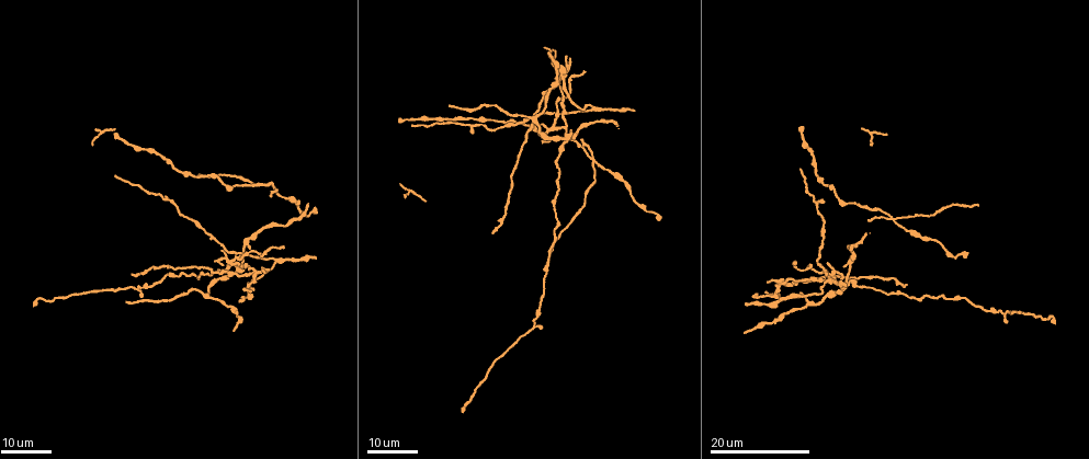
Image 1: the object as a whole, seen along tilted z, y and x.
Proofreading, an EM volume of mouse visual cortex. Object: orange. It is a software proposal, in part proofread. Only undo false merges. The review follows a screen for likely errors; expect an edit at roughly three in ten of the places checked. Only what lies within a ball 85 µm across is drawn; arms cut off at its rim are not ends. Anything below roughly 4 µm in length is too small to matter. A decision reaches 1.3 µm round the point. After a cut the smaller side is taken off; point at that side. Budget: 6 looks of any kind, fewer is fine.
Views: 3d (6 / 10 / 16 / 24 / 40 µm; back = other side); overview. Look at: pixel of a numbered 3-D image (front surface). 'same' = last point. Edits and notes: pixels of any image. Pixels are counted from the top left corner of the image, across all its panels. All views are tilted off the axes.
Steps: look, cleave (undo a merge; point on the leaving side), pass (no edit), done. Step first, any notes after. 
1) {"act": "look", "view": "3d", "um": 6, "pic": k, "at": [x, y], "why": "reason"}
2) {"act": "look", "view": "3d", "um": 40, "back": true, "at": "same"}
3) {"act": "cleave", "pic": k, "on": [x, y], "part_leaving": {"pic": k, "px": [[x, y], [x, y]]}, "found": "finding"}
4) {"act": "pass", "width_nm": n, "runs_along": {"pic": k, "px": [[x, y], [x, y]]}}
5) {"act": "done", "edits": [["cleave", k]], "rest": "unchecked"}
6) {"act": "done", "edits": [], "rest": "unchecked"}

{"act": "look", "view": "3d", "um": 24, "pic": 1, "at": [536, 116], "why": "small branch off a trunk"}

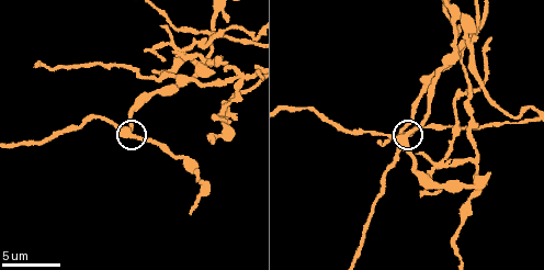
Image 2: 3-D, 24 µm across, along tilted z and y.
{"act": "look", "view": "3d", "um": 6, "pic": 2, "at": [402, 137], "why": "zoom in"}

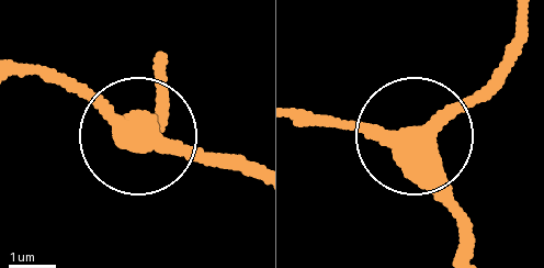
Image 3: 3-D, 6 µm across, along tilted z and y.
{"act": "pass", "width_nm": 410, "runs_along": {"pic": 3, "px": [[162, 84], [149, 136], [238, 166]]}, "found": "continuous, no second neuron"}

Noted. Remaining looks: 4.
{"act": "look", "view": "3d", "um": 16, "pic": 1, "at": [595, 107], "why": "three arms meet"}

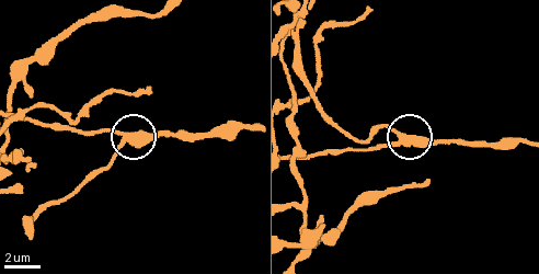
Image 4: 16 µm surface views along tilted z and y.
{"act": "look", "view": "3d", "um": 10, "pic": 4, "at": [403, 134]}

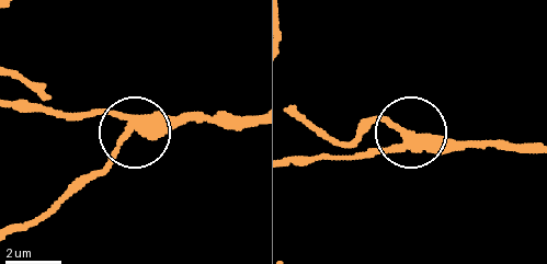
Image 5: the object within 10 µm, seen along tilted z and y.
{"act": "cleave", "pic": 5, "on": [89, 113], "arms": 3, "part_leaving": {"pic": 5, "px": [[126, 121], [19, 111]]}, "found": "two neurons meet here"}

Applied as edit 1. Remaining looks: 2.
{"act": "look", "view": "3d", "um": 10, "pic": 4, "at": [315, 243], "why": "four-way junction"}

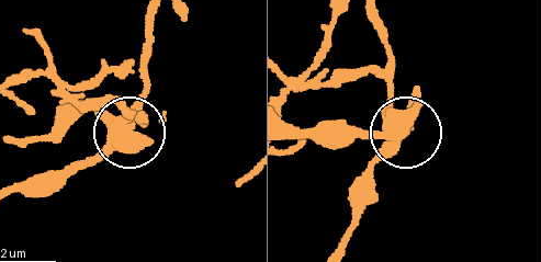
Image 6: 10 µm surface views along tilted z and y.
{"act": "look", "view": "3d", "um": 10, "back": true, "pic": 6, "at": [128, 127]}

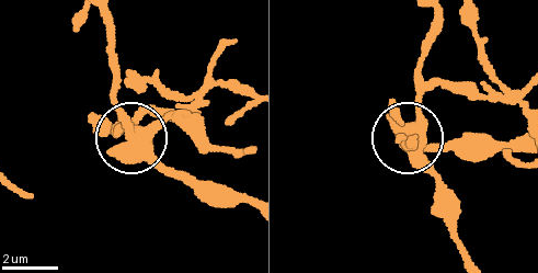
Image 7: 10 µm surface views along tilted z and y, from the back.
{"act": "cleave", "pic": 7, "on": [166, 113], "width_nm": 470, "part_leaving": {"pic": 7, "px": [[147, 144], [168, 117], [210, 143], [250, 149]]}, "found": "two neurons meet here"}

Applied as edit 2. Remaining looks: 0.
{"act": "done", "edits": [["cleave", 5], ["cleave", 7]], "rest": "unchecked"}

